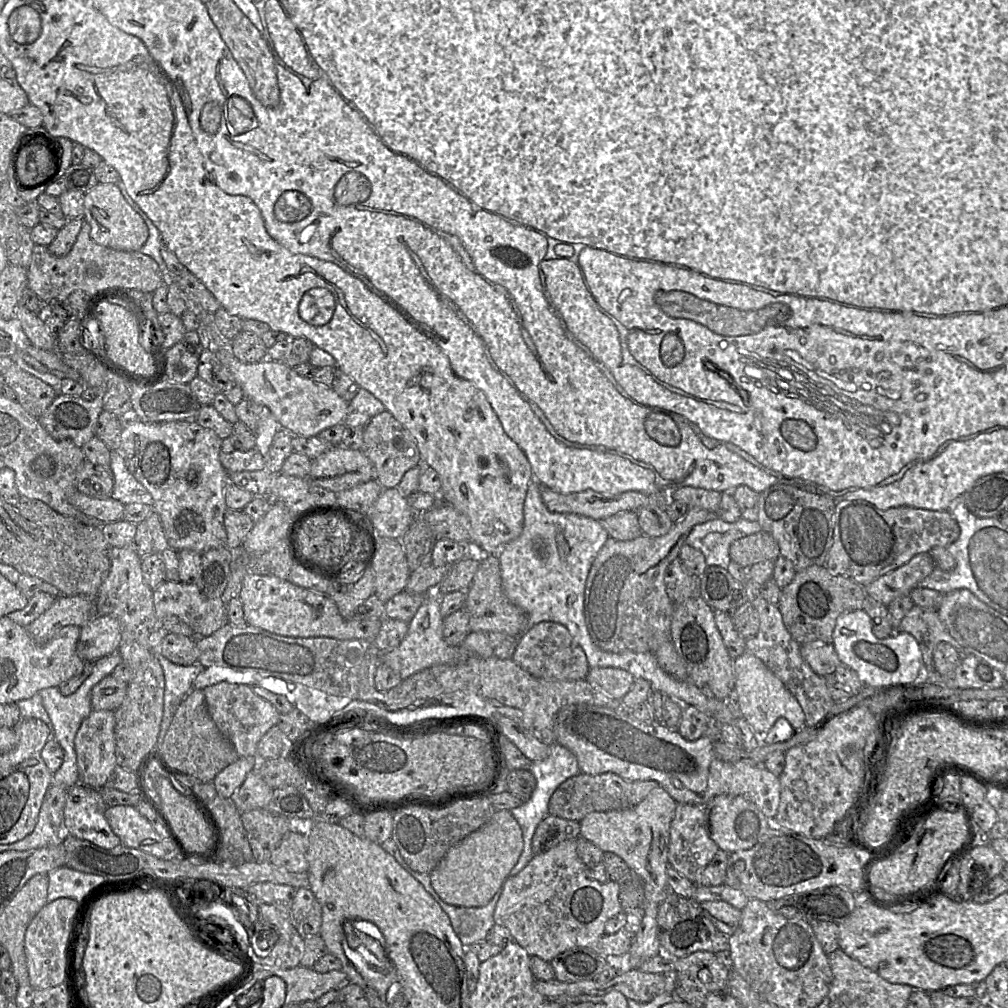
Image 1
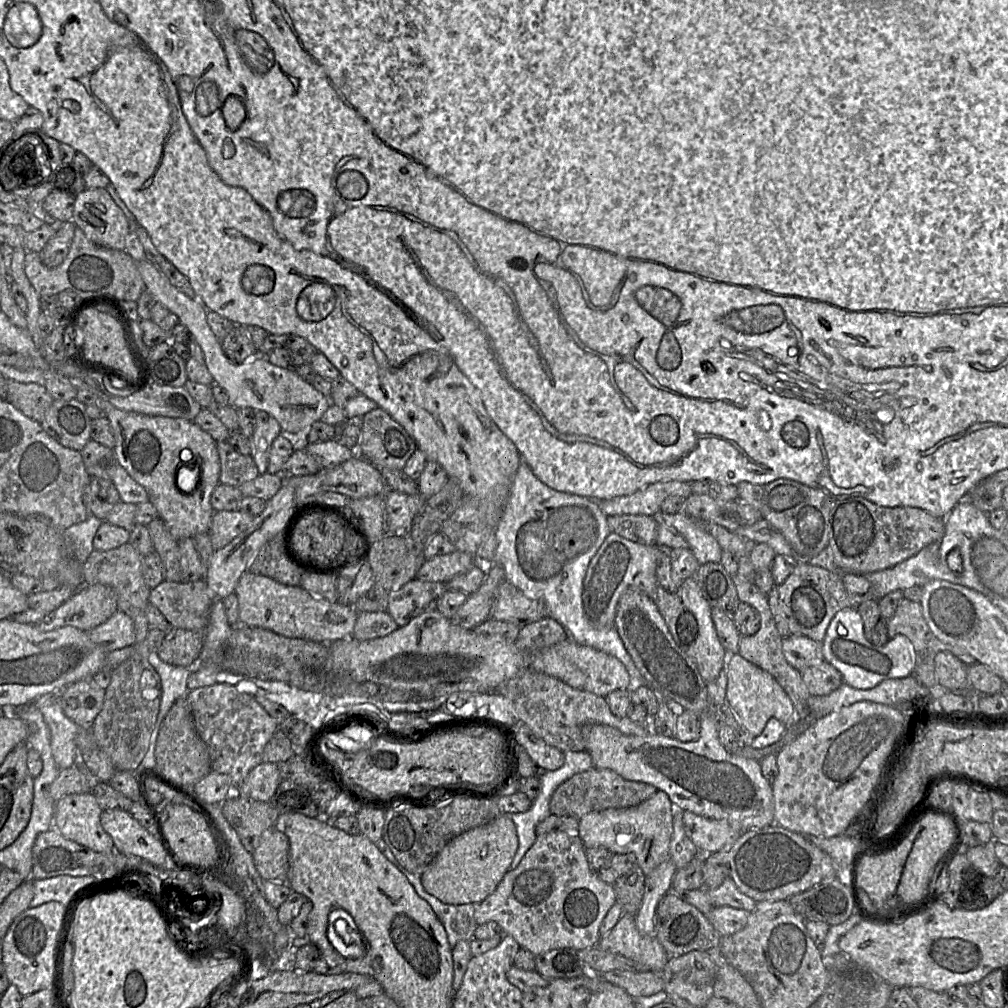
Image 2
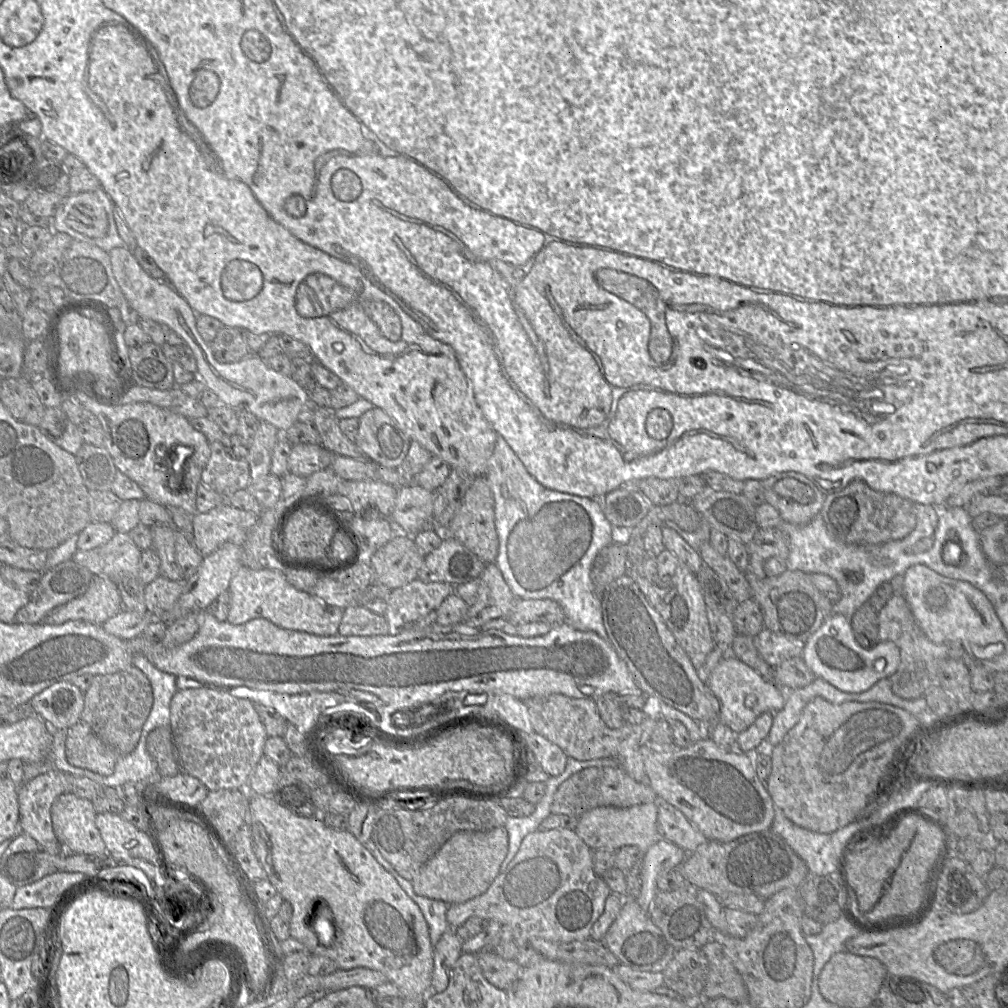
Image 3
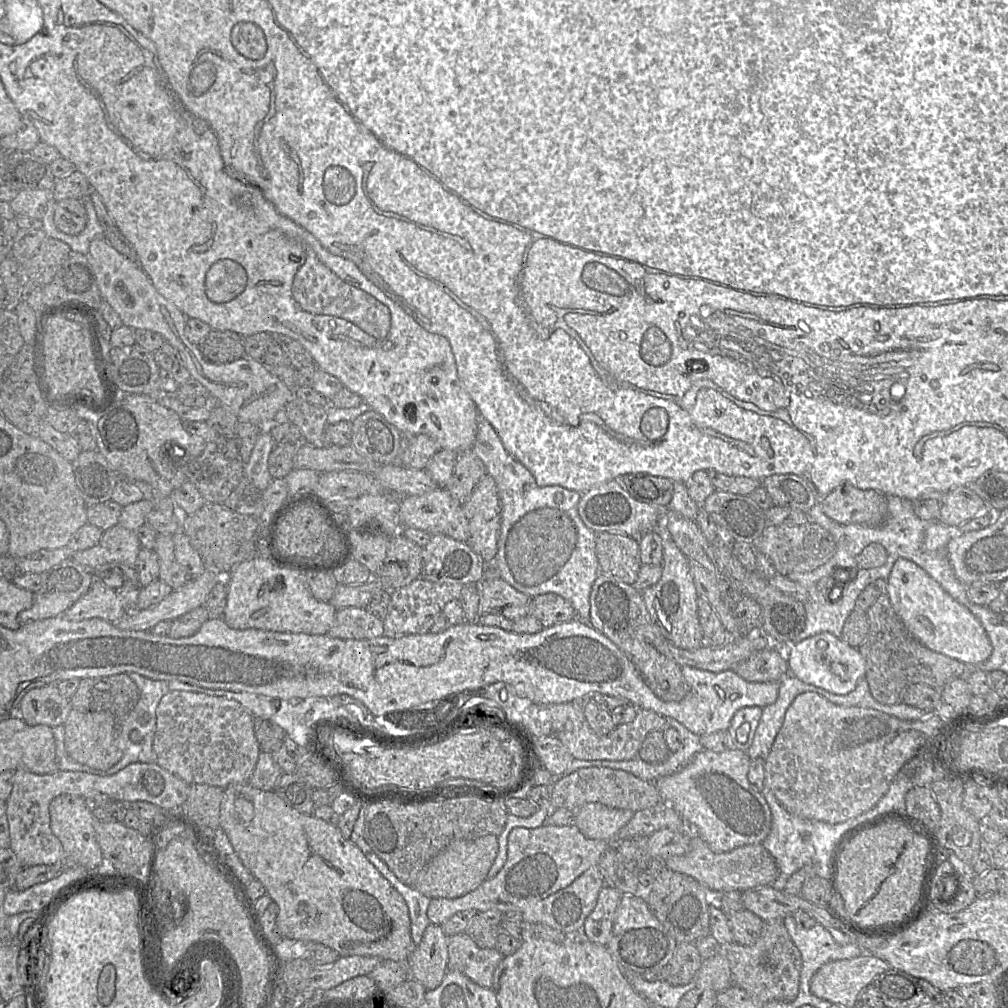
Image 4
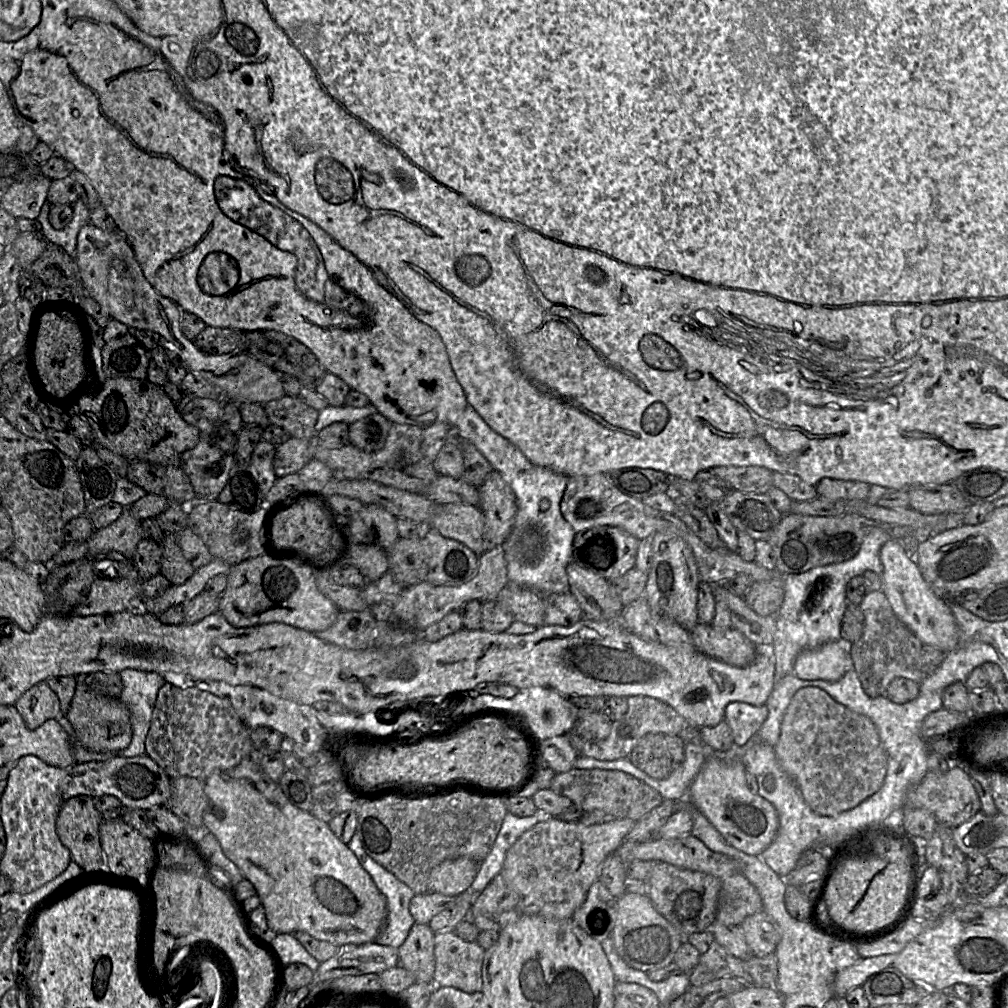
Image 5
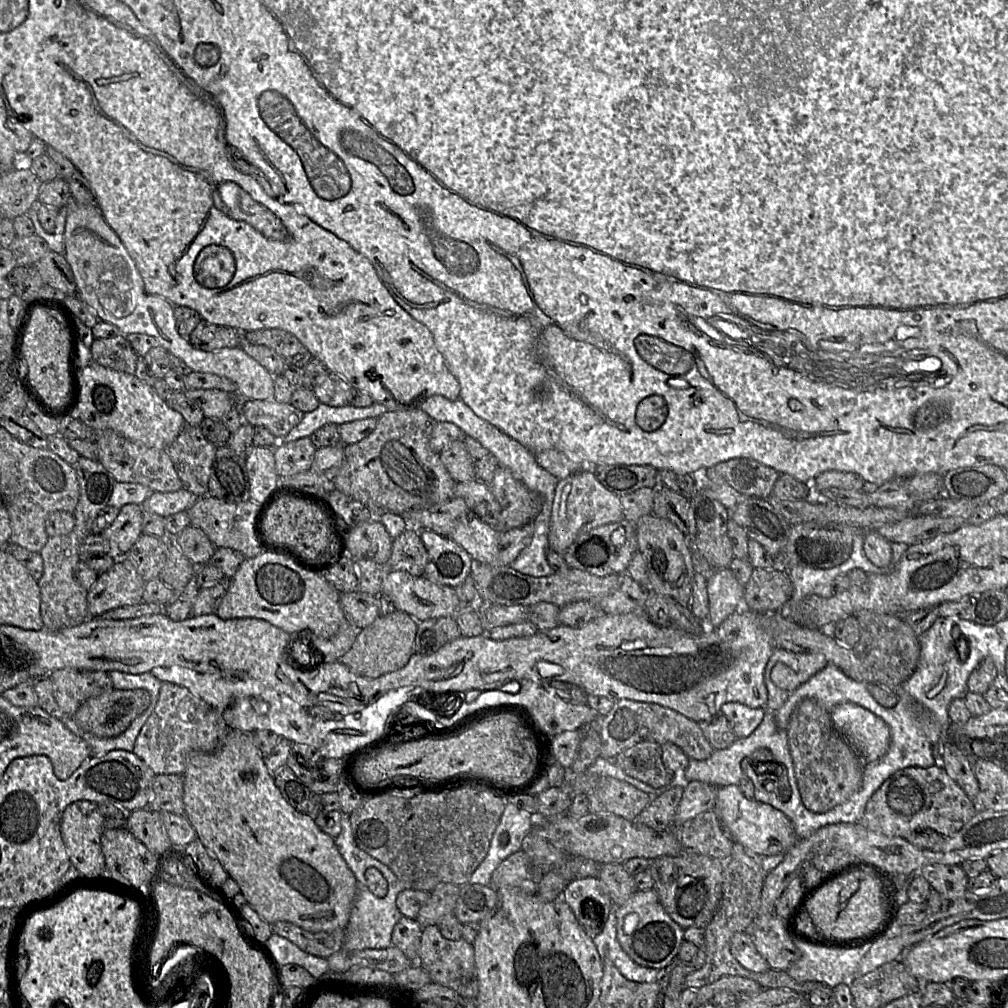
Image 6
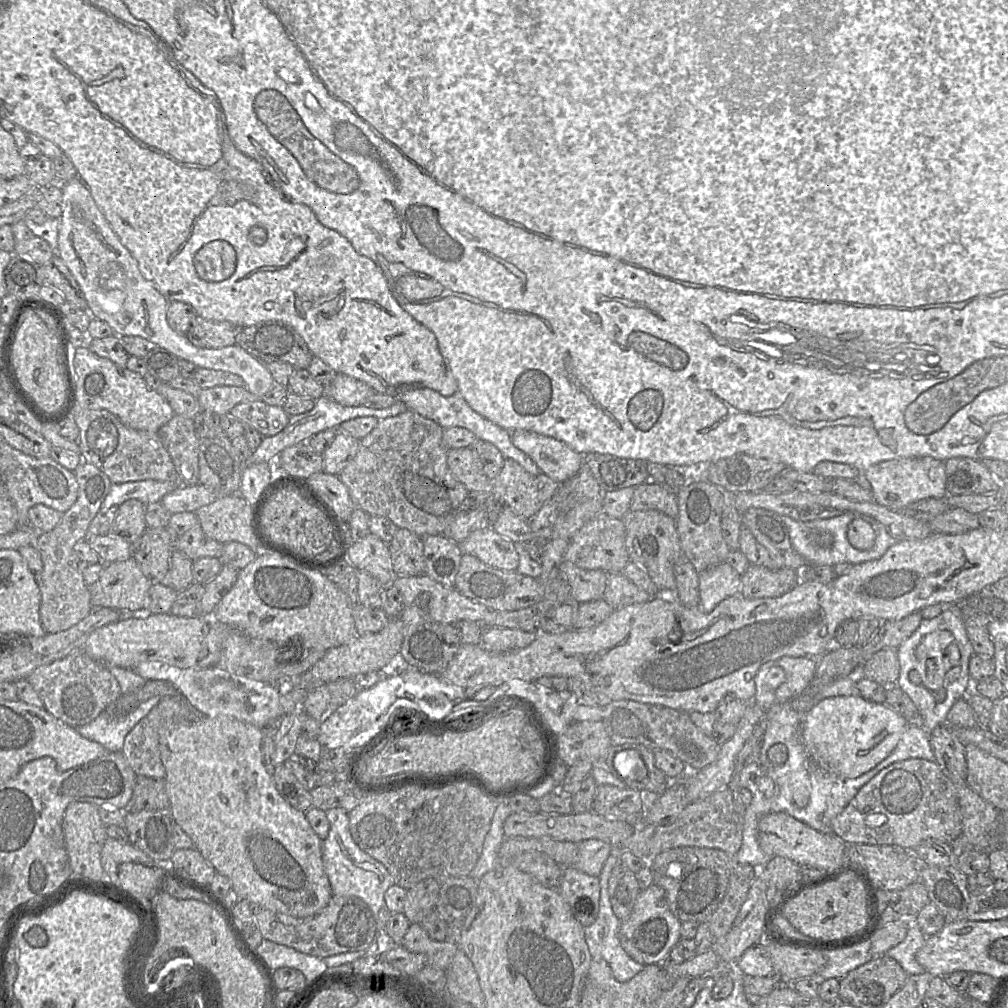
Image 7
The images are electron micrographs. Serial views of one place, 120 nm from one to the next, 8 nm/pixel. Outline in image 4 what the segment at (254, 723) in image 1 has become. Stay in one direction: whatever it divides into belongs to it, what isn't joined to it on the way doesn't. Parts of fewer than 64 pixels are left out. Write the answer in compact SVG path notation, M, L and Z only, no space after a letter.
M169 691L156 709L153 750L157 763L187 784L206 784L225 789L231 784L247 783L261 749L254 731L253 716L236 700L201 692Z

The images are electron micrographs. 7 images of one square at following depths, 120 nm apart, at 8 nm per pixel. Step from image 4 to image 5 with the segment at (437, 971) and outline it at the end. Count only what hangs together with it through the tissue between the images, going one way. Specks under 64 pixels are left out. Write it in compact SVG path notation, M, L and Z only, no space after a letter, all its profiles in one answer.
M414 923L405 941L397 949L399 965L415 977L415 983L433 984L434 937L435 933L428 924Z

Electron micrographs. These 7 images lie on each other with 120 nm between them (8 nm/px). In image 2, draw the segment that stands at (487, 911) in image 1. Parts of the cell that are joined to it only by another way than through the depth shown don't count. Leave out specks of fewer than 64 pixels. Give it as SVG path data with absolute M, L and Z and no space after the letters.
M380 839L374 843L379 851L408 879L415 892L425 900L433 909L439 921L445 928L447 939L453 948L460 940L471 941L478 926L474 918L477 903L469 904L444 904L436 897L425 891L421 884L420 876L407 871L395 858L386 843Z

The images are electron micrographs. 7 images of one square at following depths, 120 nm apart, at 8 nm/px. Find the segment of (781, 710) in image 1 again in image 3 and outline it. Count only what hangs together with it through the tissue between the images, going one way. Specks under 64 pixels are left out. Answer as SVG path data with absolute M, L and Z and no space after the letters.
M732 648L705 681L720 703L718 721L735 734L745 731L765 712L776 713L785 705L785 691L773 681L767 681L758 672L736 658Z

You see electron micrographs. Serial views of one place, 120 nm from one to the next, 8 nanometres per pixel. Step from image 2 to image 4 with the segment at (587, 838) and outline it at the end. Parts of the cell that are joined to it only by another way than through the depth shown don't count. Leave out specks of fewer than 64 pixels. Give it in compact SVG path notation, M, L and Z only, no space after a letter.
M588 803L577 810L576 826L588 838L617 842L617 832L625 826L635 812Z

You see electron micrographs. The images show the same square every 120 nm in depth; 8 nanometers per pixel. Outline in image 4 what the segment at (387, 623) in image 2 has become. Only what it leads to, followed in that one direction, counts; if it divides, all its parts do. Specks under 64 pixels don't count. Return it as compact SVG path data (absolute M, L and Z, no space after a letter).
M346 607L337 610L334 624L327 634L330 637L340 639L373 639L385 635L386 628L383 620L373 615L366 608Z

